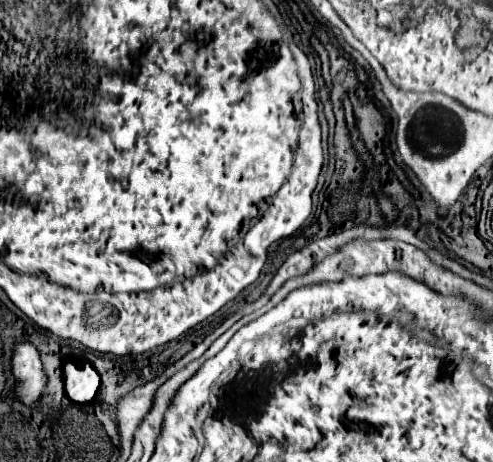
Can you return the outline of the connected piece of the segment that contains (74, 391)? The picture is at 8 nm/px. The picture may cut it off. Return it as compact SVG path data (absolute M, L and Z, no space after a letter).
M68 359L64 363L64 379L66 379L66 393L74 403L86 405L96 399L100 389L100 375L88 361Z

